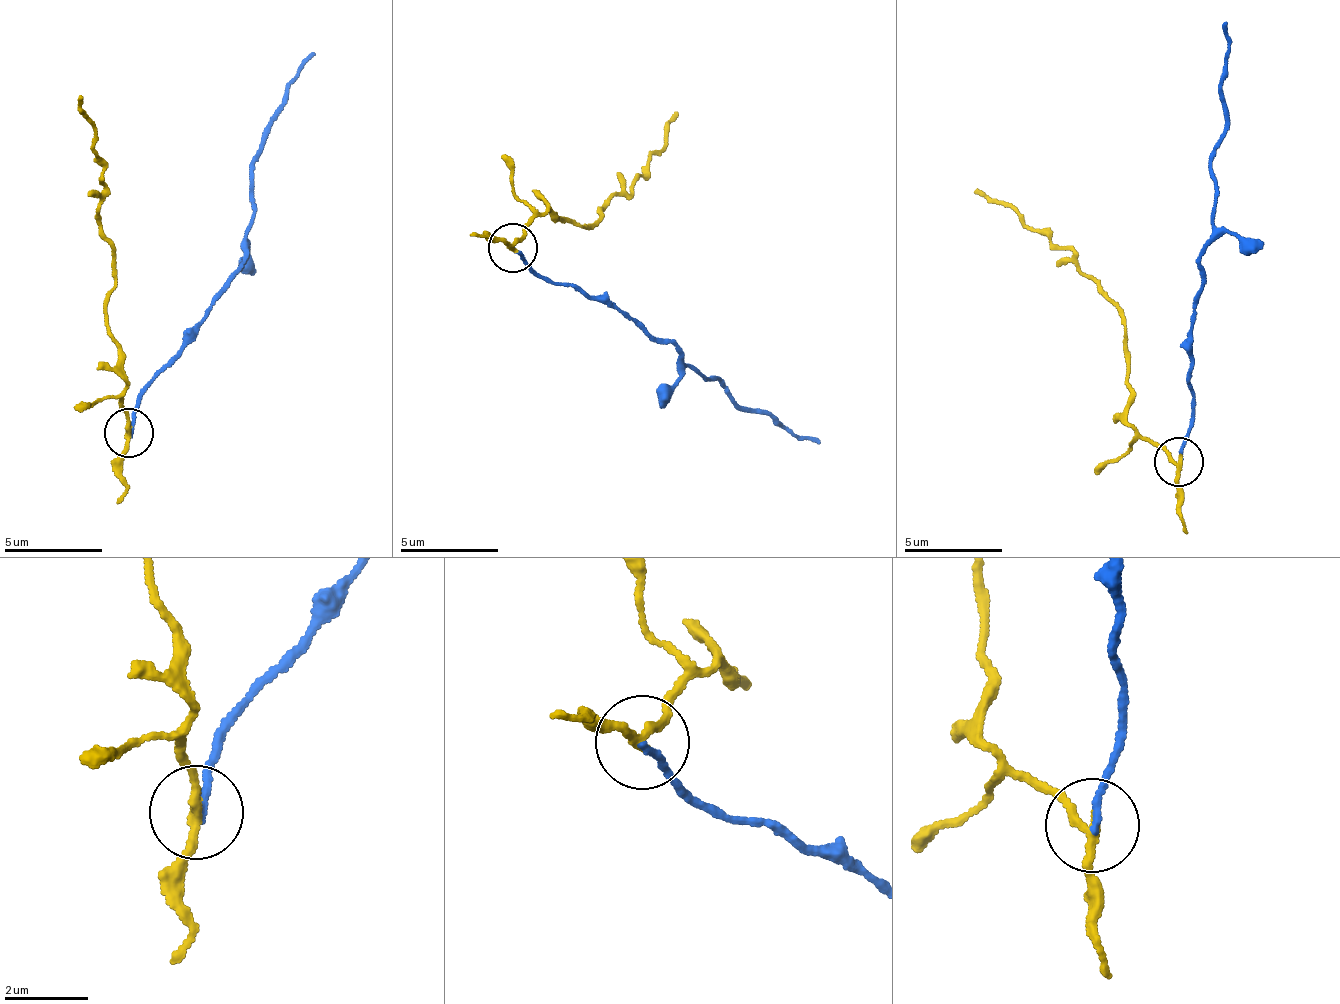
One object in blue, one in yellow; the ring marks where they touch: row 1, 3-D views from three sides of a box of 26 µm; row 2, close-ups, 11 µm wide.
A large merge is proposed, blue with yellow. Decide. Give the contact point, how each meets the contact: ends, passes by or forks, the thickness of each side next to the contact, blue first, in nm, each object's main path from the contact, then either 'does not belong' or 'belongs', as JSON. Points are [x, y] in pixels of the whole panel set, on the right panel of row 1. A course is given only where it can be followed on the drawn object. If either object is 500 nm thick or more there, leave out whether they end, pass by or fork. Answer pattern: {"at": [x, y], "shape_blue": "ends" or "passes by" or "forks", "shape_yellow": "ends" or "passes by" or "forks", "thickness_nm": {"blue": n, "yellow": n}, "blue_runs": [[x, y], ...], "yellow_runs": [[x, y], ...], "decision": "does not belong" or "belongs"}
{"at": [1178, 462], "shape_blue": "ends", "shape_yellow": "passes by", "thickness_nm": {"blue": 160, "yellow": 200}, "blue_runs": [[1182, 460], [1191, 405], [1192, 368], [1188, 342], [1200, 262], [1216, 211], [1211, 150], [1220, 135], [1226, 21]], "yellow_runs": [[1178, 461], [1125, 419], [1125, 313], [1039, 231], [973, 189]], "decision": "does not belong"}

